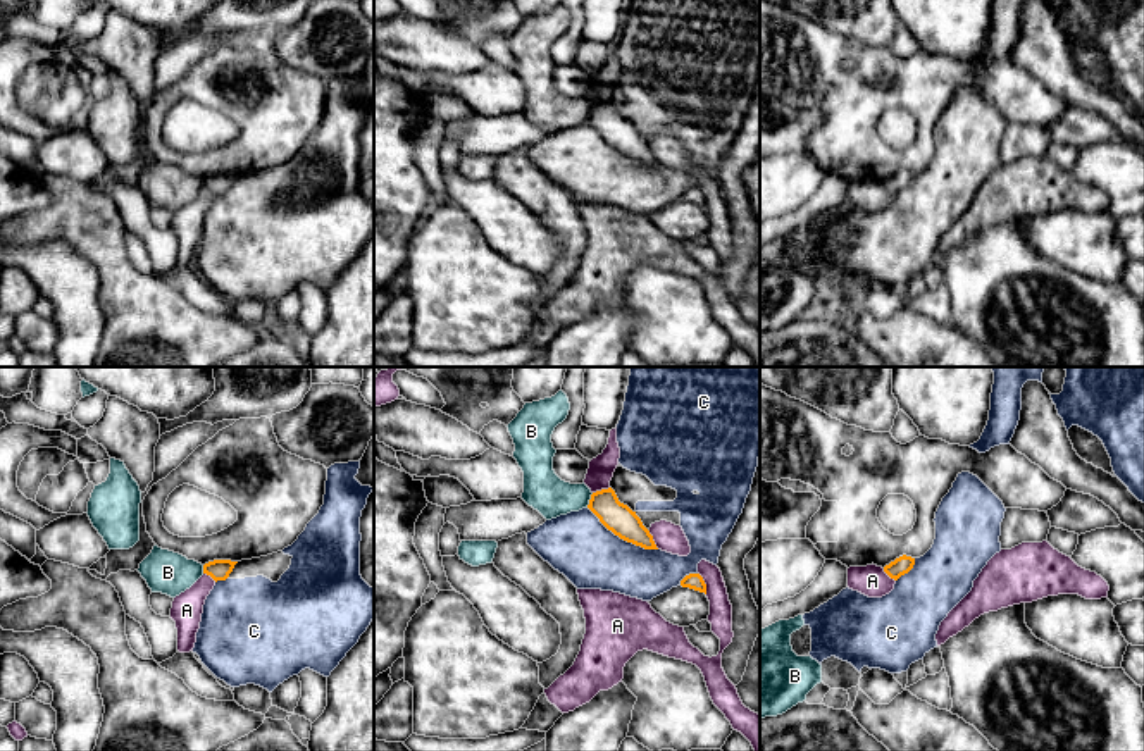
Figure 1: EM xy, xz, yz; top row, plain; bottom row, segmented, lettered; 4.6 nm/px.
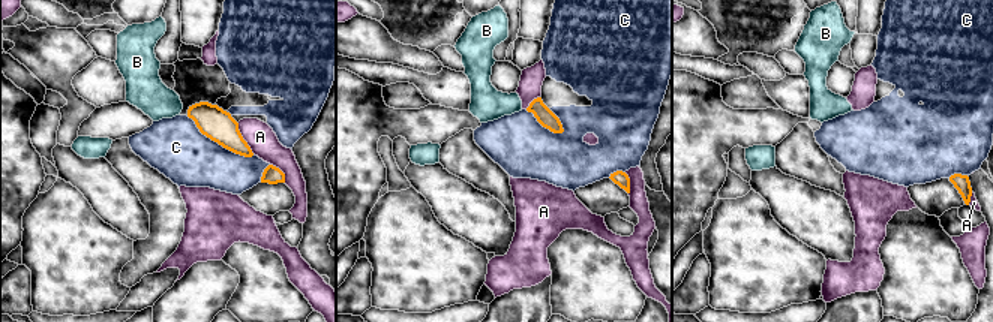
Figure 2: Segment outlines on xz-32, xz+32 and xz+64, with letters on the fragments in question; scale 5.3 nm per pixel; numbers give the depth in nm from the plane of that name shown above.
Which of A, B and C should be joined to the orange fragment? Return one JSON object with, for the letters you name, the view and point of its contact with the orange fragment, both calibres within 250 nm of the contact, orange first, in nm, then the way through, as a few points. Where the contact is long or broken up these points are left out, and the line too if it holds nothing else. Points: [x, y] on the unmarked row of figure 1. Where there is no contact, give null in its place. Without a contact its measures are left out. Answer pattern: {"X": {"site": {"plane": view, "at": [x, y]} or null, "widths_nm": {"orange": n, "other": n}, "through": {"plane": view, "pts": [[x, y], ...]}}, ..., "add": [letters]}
{"add": []}

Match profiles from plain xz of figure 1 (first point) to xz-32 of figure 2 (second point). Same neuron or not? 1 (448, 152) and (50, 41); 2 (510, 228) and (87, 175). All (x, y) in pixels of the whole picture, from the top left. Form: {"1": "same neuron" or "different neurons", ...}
{"1": "same neuron", "2": "same neuron"}

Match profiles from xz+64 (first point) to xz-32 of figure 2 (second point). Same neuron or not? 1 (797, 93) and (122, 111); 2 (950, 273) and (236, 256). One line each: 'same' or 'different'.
1: different
2: same

